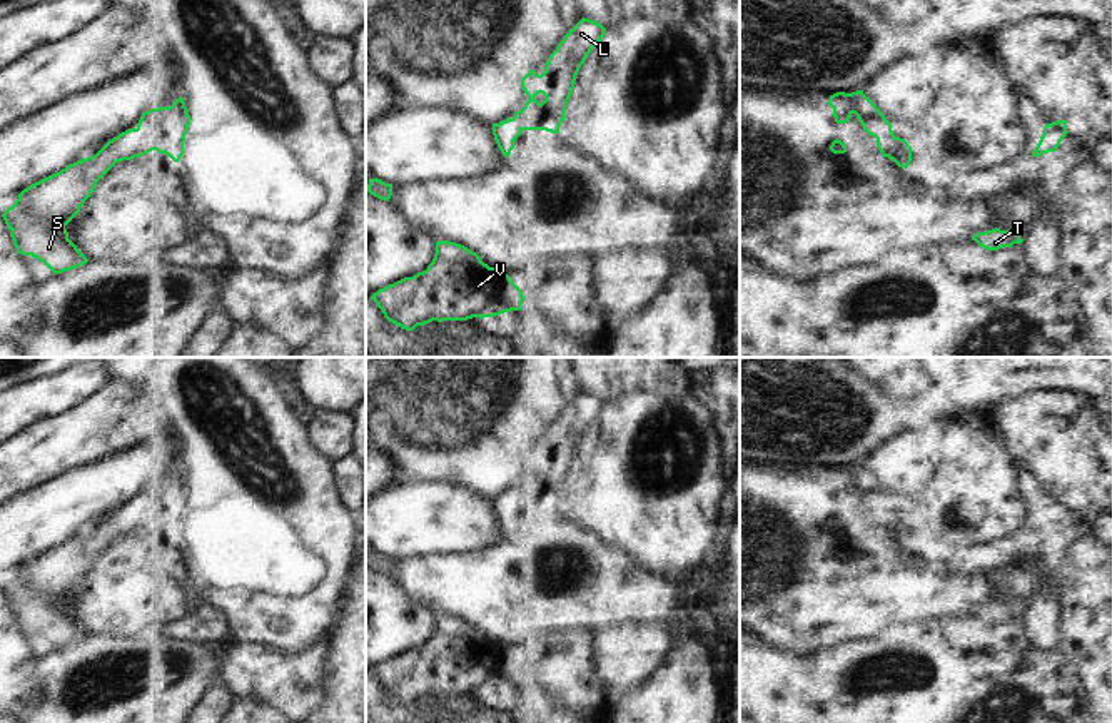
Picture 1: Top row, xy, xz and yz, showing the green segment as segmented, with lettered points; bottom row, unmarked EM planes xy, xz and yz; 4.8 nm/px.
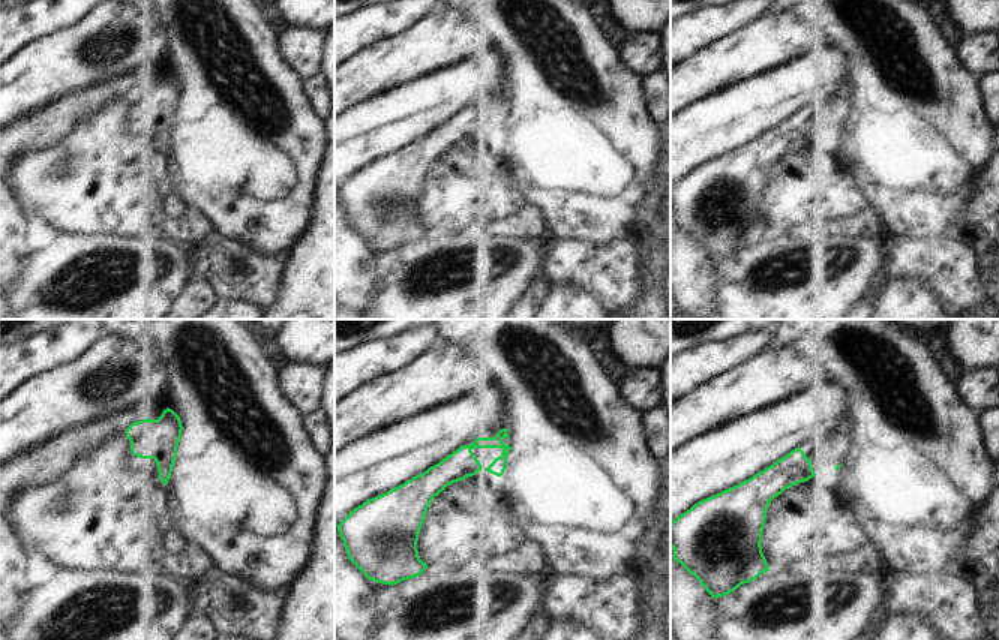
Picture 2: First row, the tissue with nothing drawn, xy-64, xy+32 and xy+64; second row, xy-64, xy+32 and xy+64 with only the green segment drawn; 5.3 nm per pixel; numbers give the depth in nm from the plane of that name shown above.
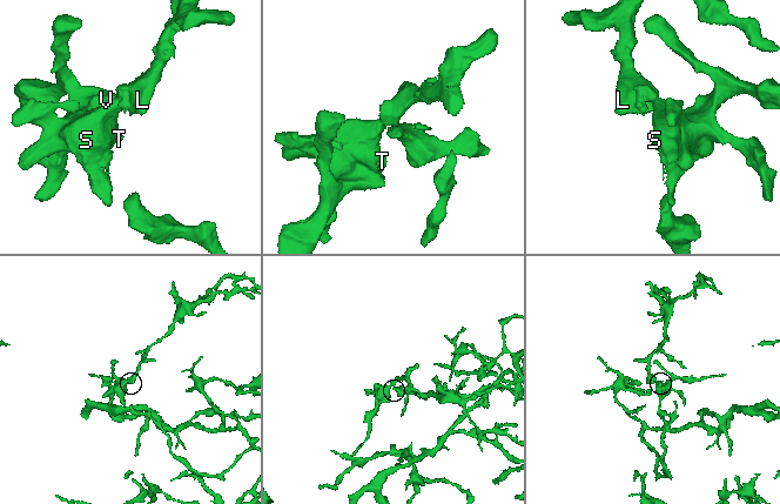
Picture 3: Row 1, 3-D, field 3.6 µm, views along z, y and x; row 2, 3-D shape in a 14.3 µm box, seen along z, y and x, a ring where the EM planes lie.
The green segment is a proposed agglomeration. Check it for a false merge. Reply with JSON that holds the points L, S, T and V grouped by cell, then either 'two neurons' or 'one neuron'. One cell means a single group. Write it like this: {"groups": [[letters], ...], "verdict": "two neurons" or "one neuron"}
{"groups": [["L", "S", "T", "V"]], "verdict": "one neuron"}

